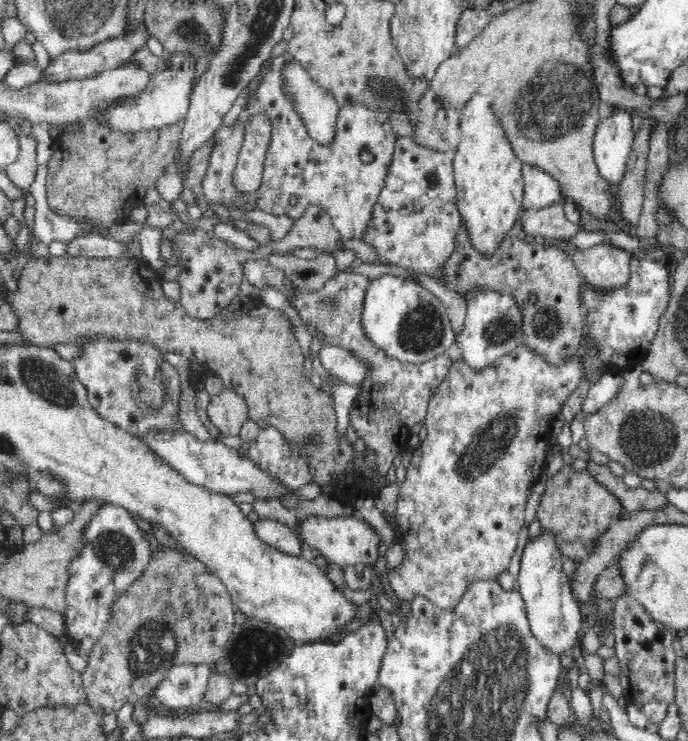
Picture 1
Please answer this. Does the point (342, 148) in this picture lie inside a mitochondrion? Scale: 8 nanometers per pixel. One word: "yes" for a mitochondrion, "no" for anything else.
yes

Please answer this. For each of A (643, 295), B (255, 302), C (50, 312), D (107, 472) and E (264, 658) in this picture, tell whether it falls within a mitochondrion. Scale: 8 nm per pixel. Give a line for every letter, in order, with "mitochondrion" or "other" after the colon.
A: other
B: other
C: other
D: other
E: other

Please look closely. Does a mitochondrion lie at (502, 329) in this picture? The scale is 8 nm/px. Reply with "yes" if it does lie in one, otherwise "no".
yes

